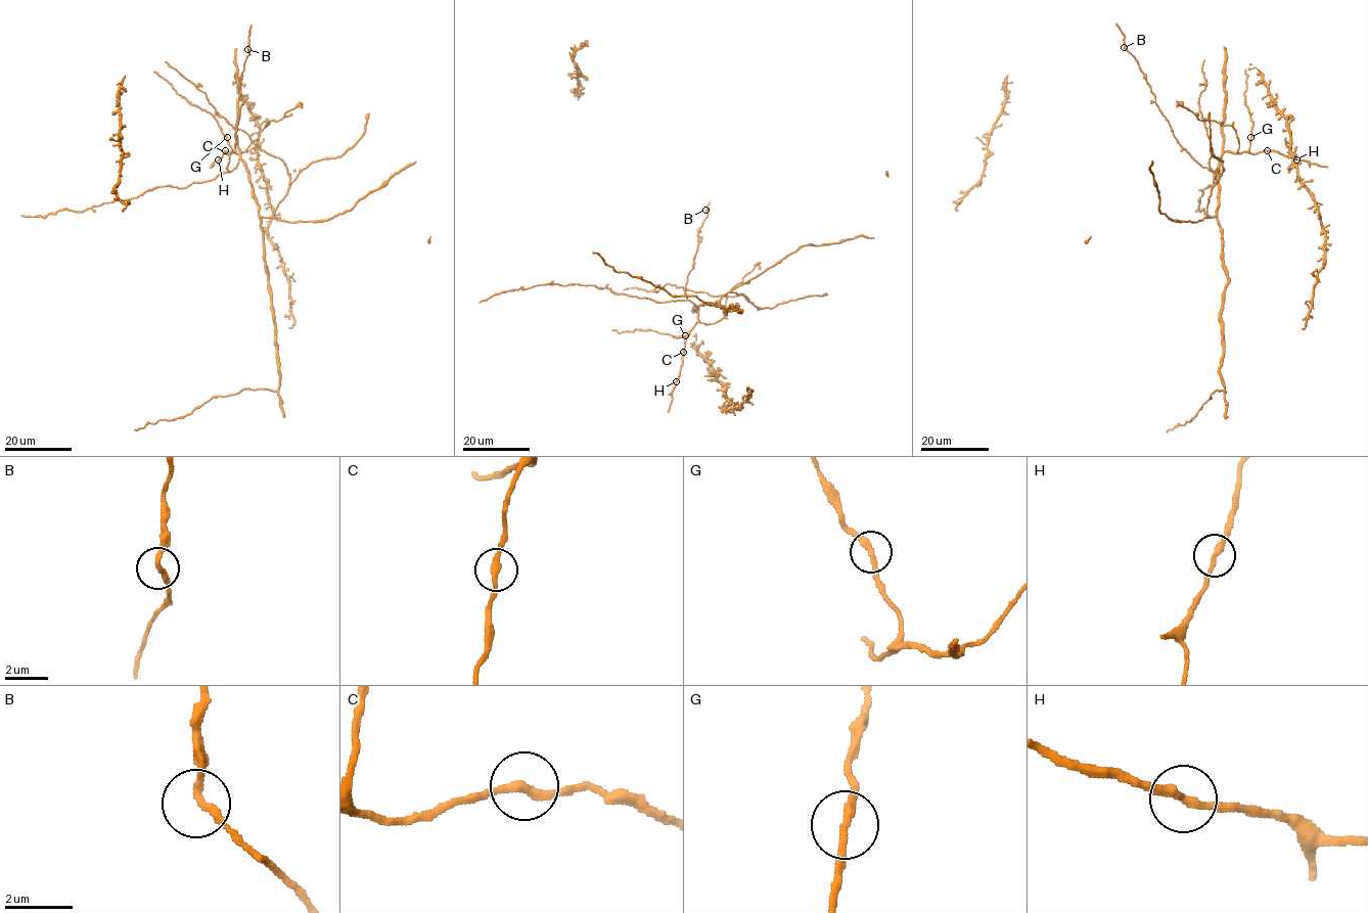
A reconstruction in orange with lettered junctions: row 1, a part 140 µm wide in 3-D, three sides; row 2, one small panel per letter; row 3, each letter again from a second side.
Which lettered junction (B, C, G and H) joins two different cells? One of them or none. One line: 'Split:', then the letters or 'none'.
Split: none

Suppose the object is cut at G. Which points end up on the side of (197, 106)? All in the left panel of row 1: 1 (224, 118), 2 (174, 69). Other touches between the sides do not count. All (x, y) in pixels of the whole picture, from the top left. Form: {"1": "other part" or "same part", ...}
{"1": "other part", "2": "other part"}

